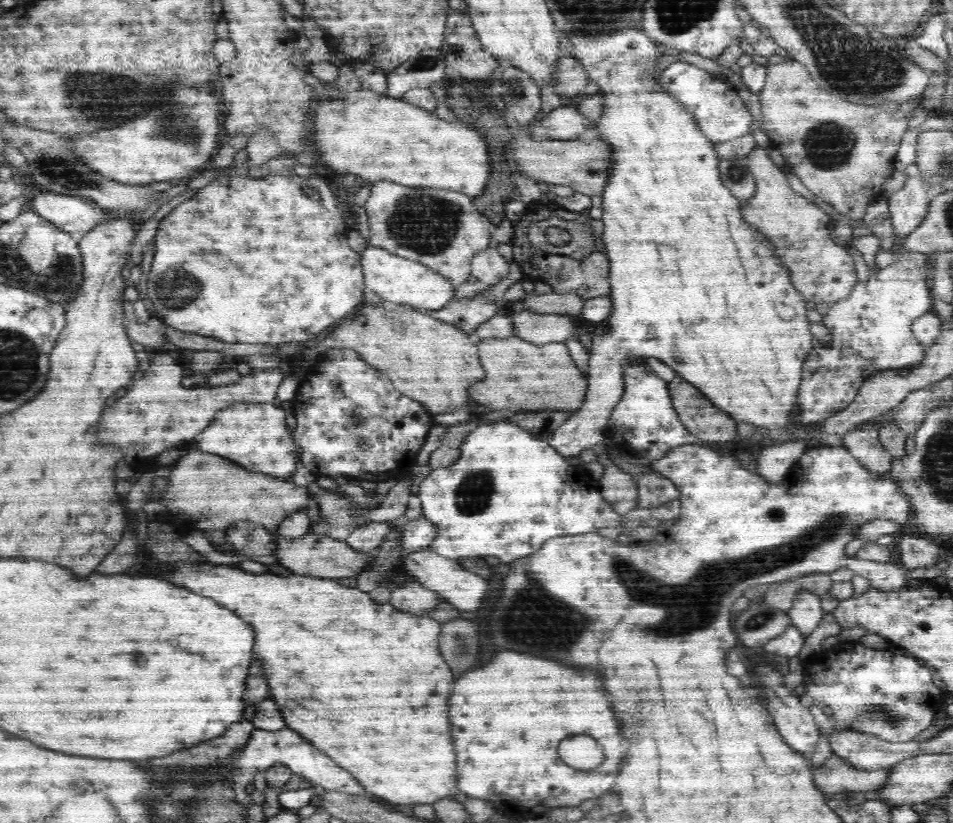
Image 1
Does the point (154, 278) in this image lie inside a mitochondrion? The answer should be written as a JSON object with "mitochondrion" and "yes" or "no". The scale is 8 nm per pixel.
{"mitochondrion":"yes"}

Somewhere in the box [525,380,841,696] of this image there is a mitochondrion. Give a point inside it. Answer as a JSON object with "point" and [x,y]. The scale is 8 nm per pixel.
{"point":[756,619]}

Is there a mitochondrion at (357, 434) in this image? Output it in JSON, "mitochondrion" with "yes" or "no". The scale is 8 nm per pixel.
{"mitochondrion":"yes"}

